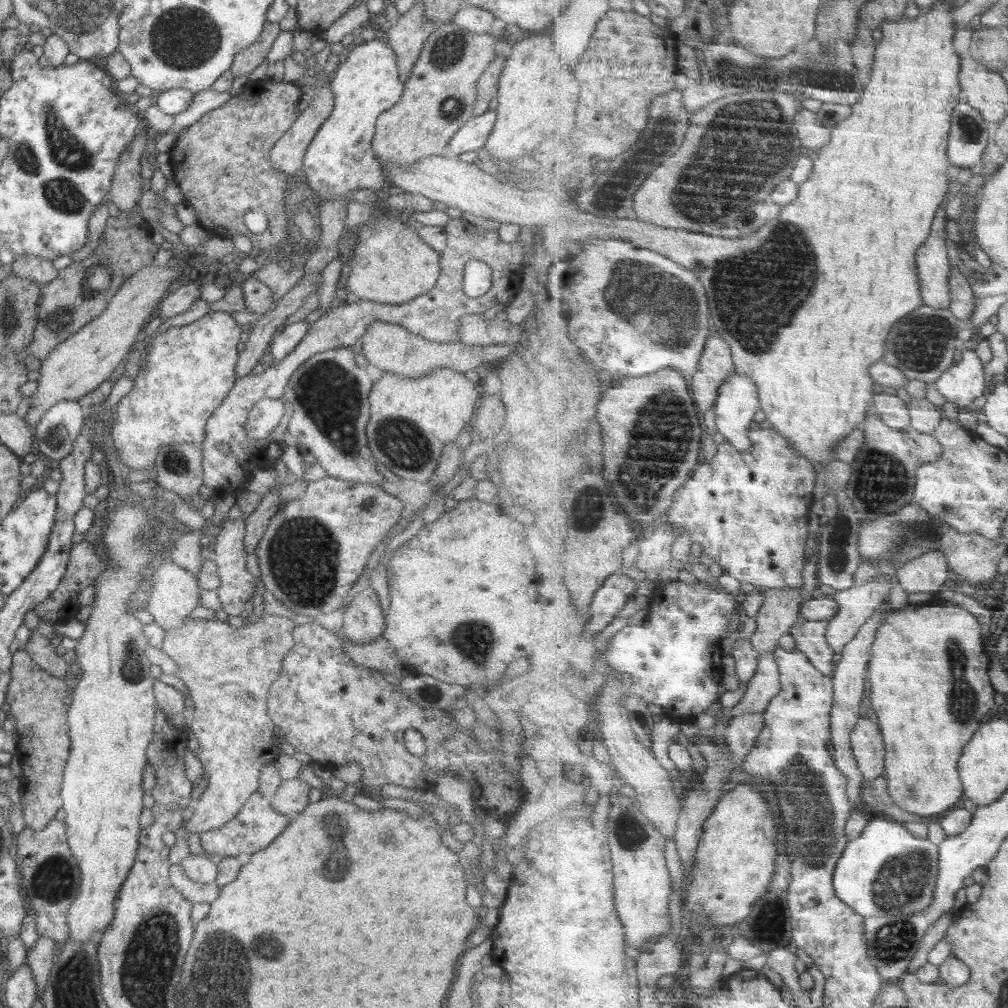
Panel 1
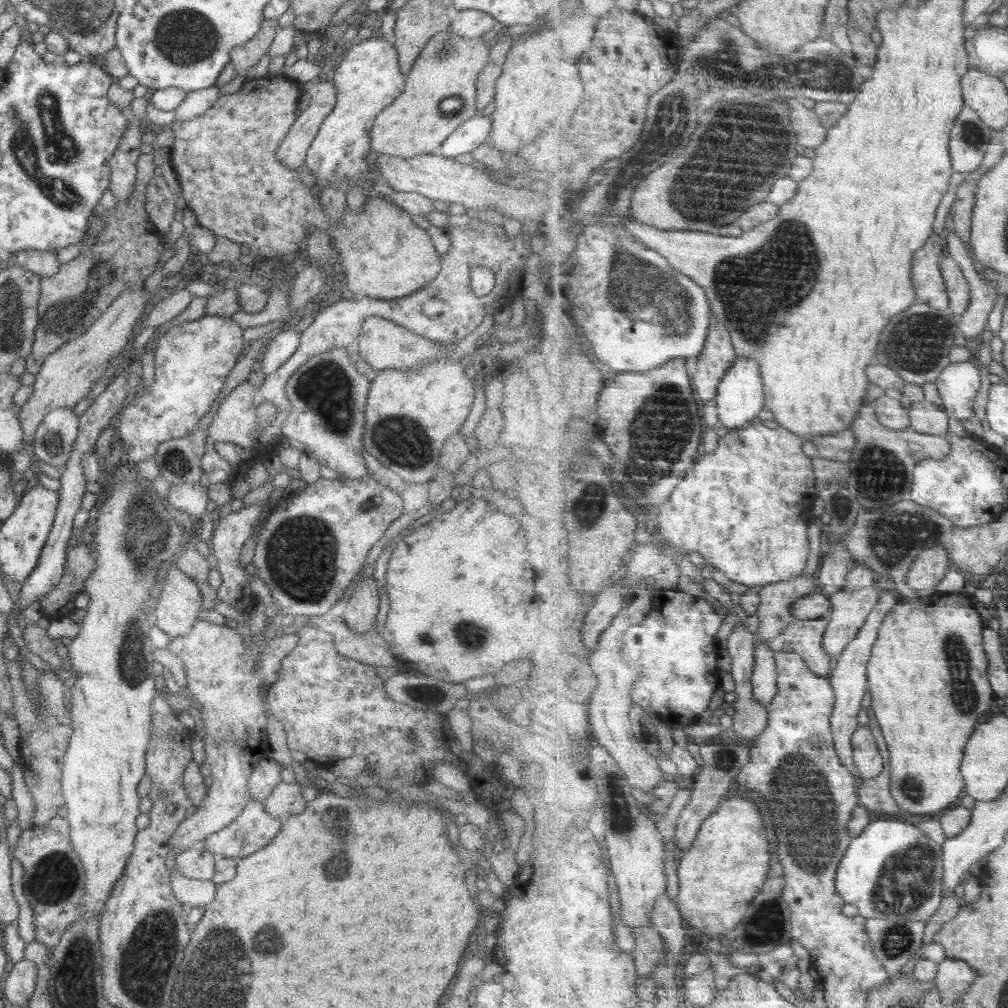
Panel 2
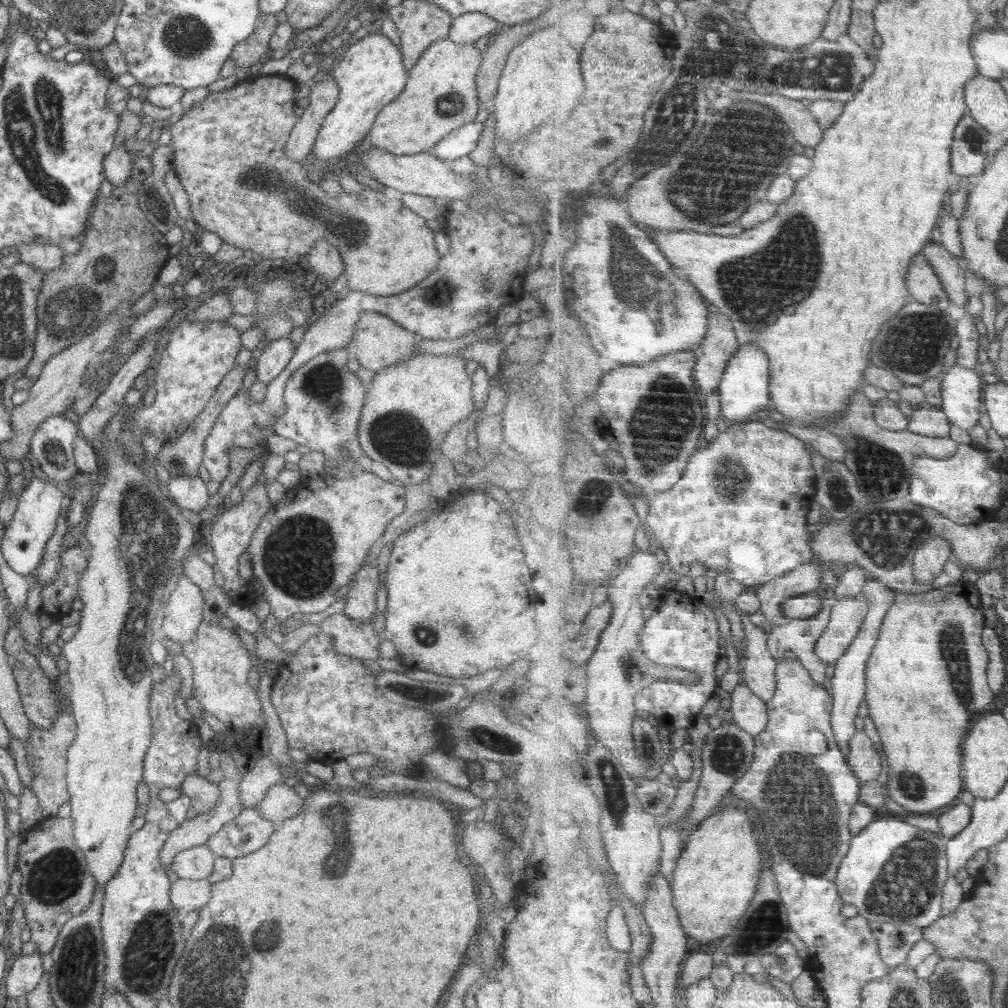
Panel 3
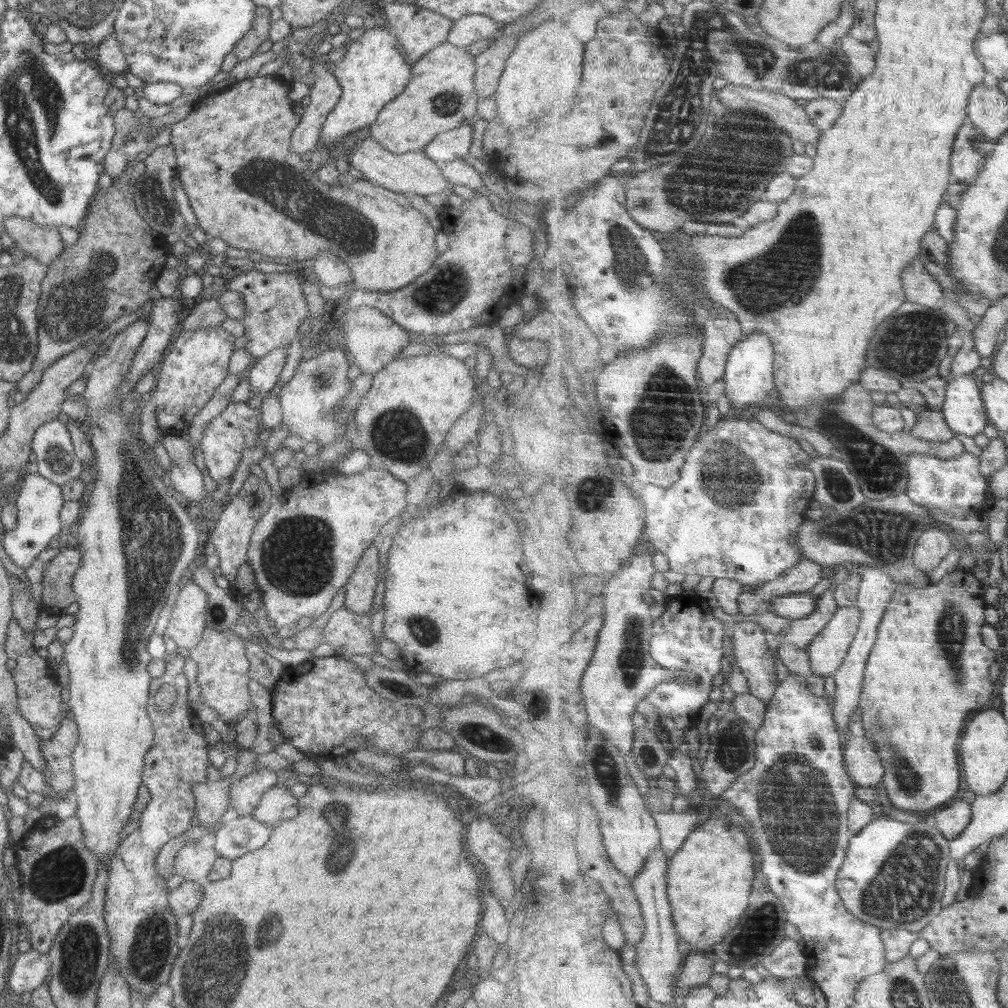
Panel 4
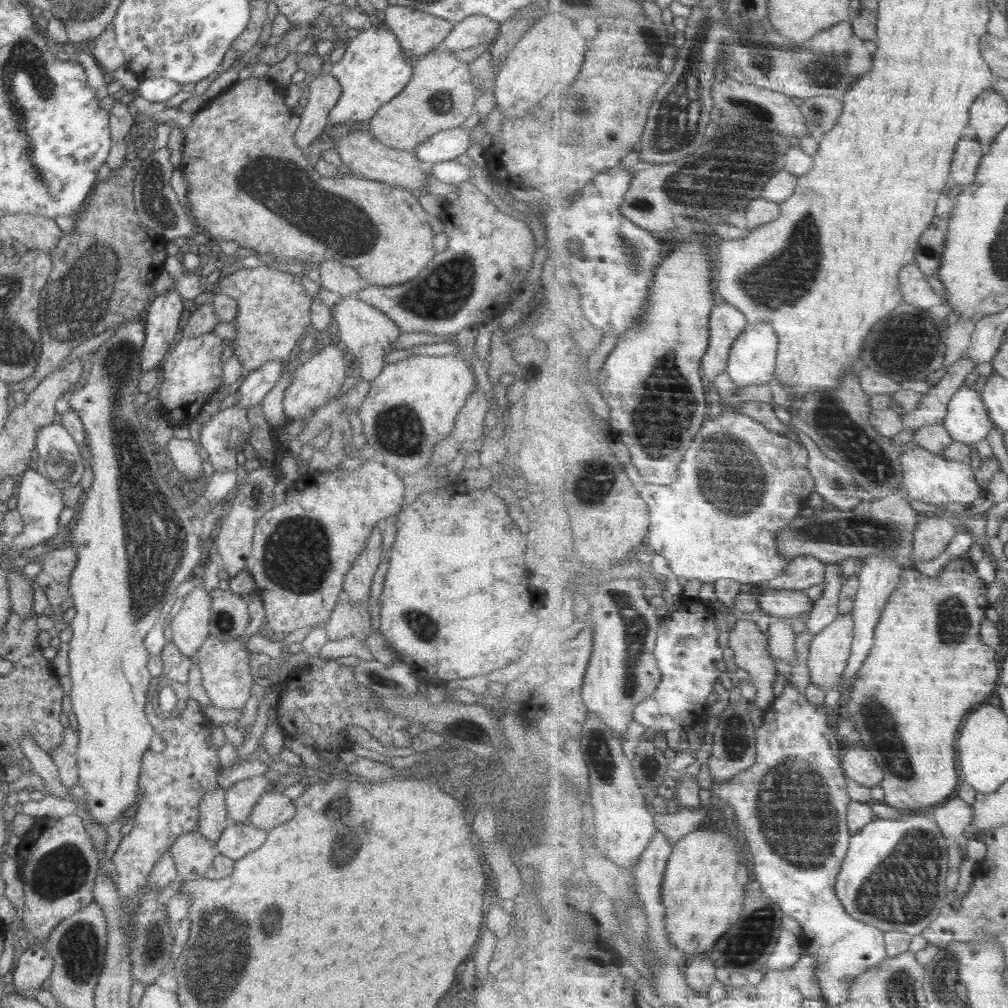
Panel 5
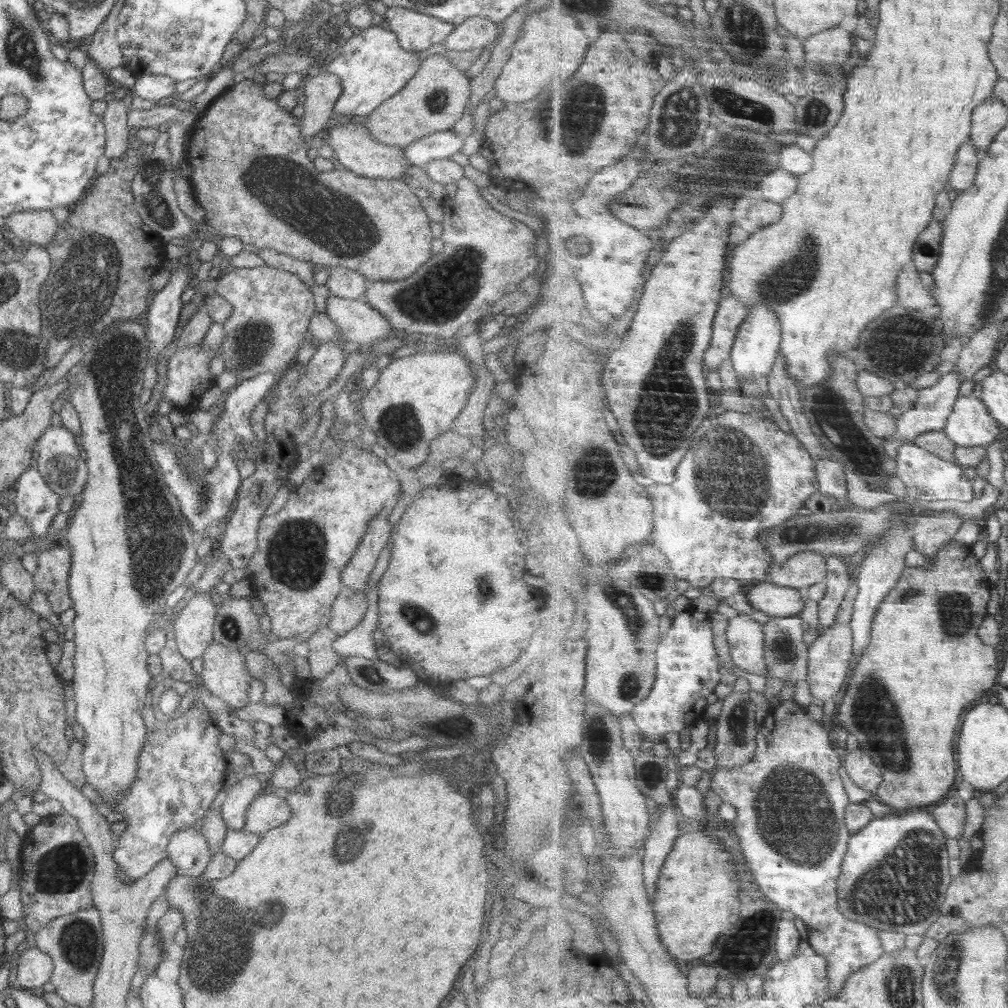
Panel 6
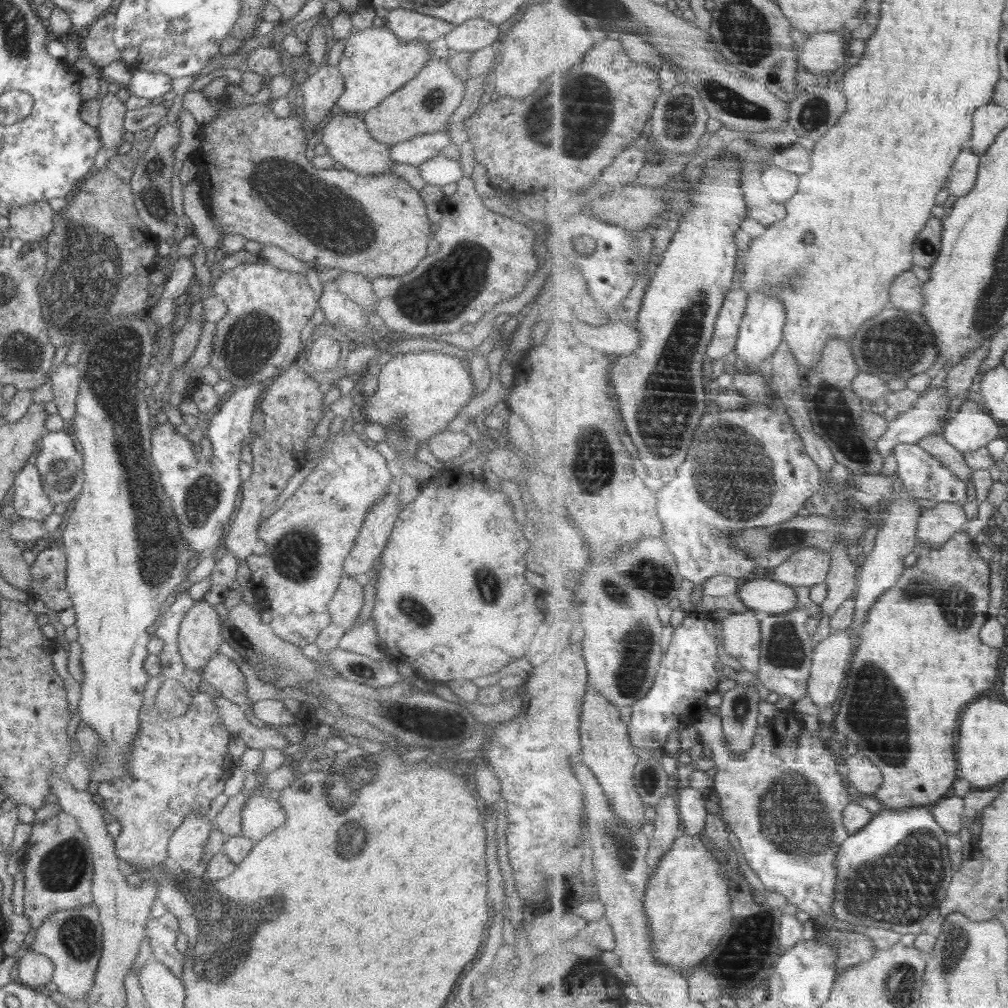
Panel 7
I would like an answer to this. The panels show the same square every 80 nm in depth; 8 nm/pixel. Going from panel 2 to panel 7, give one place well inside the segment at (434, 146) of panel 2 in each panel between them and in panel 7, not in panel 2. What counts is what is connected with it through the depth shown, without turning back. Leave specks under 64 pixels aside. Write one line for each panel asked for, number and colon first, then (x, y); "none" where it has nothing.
3: (414, 122)
4: (407, 123)
5: (440, 96)
6: (437, 95)
7: (425, 104)

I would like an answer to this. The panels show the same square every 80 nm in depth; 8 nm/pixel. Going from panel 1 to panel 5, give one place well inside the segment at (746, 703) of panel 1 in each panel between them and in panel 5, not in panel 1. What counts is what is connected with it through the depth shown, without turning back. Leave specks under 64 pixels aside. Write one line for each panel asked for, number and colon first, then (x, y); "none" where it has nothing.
2: (765, 680)
3: (760, 666)
4: (752, 654)
5: (751, 647)

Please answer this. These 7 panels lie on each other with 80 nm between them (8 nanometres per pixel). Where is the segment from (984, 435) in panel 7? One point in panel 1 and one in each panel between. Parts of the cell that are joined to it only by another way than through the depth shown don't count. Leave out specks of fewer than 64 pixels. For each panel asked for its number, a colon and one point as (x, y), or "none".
1: (963, 383)
2: (959, 386)
3: (963, 387)
4: (964, 406)
5: (969, 420)
6: (972, 424)

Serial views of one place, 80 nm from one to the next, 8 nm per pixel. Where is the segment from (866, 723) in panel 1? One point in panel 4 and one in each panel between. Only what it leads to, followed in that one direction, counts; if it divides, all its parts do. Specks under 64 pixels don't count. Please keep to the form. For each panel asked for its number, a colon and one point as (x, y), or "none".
2: (870, 762)
3: (867, 763)
4: (865, 765)

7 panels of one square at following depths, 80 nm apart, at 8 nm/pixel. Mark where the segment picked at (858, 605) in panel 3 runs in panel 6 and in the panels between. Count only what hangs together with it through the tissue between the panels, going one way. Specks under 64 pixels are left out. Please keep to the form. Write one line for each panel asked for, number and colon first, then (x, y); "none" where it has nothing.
4: (829, 650)
5: (830, 654)
6: (831, 654)

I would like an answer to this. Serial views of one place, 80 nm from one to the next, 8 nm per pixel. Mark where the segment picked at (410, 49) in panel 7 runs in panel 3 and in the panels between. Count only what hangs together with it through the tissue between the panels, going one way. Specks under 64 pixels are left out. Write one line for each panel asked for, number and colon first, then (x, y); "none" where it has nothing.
3: (369, 73)
4: (371, 72)
5: (373, 69)
6: (372, 66)

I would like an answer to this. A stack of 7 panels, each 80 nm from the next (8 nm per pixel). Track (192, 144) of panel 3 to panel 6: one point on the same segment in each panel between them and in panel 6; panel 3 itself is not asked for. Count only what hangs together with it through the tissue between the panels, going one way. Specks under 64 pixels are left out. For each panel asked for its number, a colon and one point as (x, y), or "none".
4: (233, 142)
5: (247, 180)
6: (251, 174)

